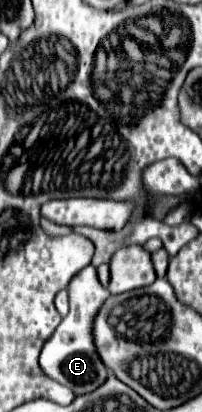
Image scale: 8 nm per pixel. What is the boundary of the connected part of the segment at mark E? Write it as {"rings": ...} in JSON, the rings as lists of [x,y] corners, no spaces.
{"rings":[[[86,266],[68,284],[68,296],[70,296],[70,314],[60,322],[54,334],[46,340],[40,354],[40,368],[44,370],[46,376],[70,388],[76,396],[80,396],[96,390],[108,378],[108,370],[104,362],[100,362],[100,356],[96,354],[96,344],[92,338],[92,322],[100,312],[102,302],[108,298],[108,290],[98,282],[96,268]]]}

